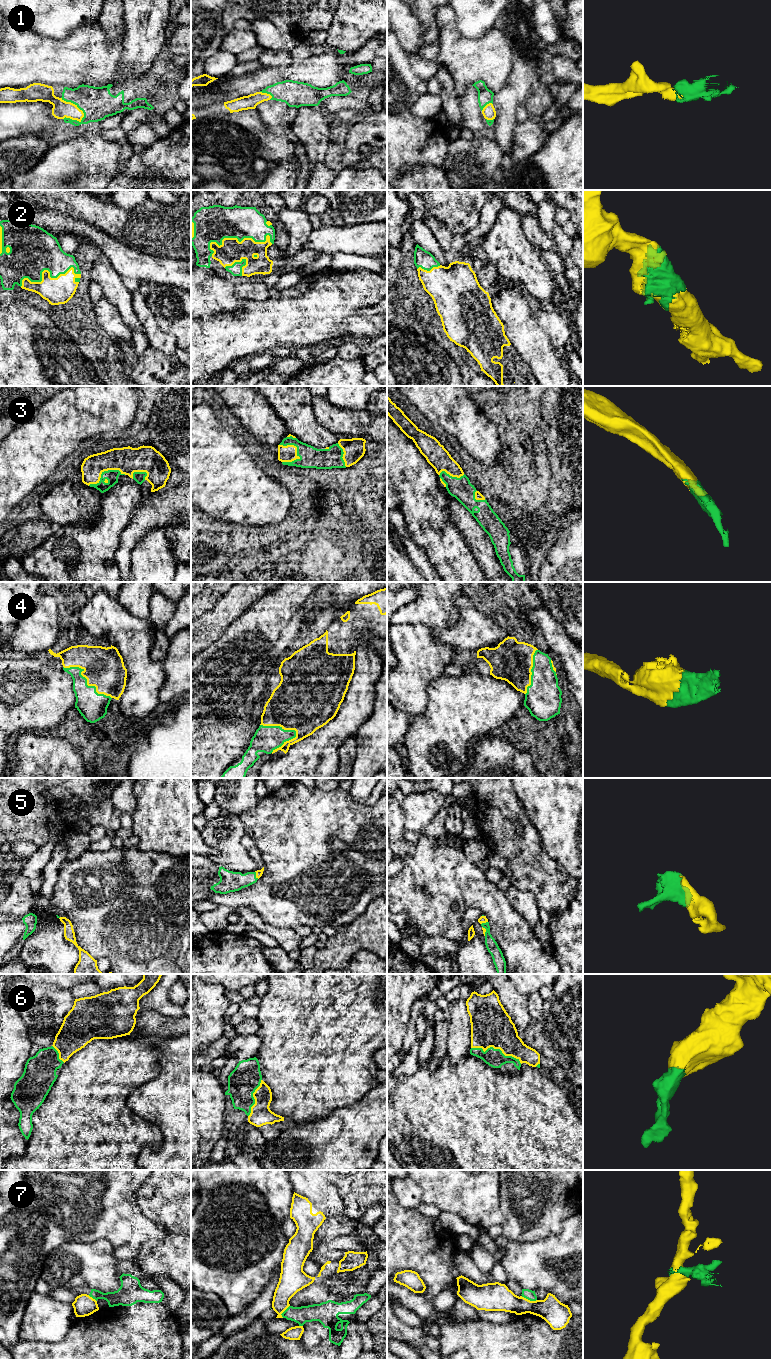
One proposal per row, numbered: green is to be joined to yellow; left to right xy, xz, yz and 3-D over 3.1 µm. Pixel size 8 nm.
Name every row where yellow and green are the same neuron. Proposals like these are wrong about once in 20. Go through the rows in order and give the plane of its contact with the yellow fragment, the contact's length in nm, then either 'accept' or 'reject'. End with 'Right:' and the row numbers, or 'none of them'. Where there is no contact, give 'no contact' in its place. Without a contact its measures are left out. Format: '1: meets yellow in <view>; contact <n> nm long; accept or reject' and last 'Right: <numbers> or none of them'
1: meets yellow in xy; contact 260 nm long; accept
2: meets yellow in xz; contact 500 nm long; accept
3: meets yellow in xz; contact 200 nm long; accept
4: meets yellow in xz; contact 320 nm long; accept
5: meets yellow in yz; contact 80 nm long; accept
6: meets yellow in yz; contact 420 nm long; accept
7: meets yellow in yz; contact 130 nm long; reject
Right: 1, 2, 3, 4, 5, 6

